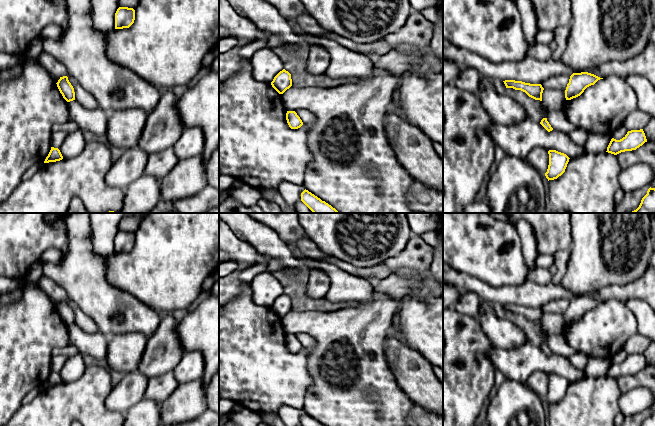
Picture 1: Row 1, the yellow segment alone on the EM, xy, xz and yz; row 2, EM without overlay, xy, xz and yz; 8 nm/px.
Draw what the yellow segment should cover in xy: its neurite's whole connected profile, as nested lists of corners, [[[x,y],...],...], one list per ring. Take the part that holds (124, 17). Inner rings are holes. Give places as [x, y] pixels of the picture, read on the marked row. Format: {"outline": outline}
{"outline": [[[119,7],[115,13],[115,29],[129,28],[135,20],[135,10]]]}

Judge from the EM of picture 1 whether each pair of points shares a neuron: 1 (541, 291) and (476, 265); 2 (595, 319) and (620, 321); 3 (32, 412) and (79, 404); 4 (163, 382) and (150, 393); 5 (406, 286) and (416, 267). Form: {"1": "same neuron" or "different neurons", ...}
{"1": "different neurons", "2": "same neuron", "3": "same neuron", "4": "same neuron", "5": "different neurons"}

